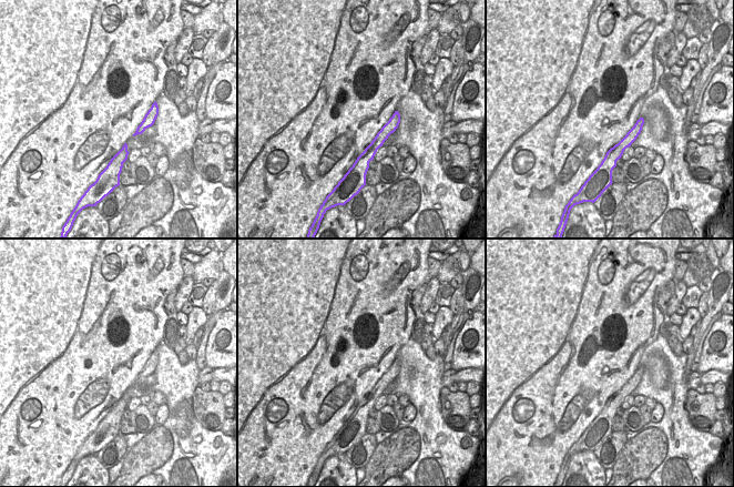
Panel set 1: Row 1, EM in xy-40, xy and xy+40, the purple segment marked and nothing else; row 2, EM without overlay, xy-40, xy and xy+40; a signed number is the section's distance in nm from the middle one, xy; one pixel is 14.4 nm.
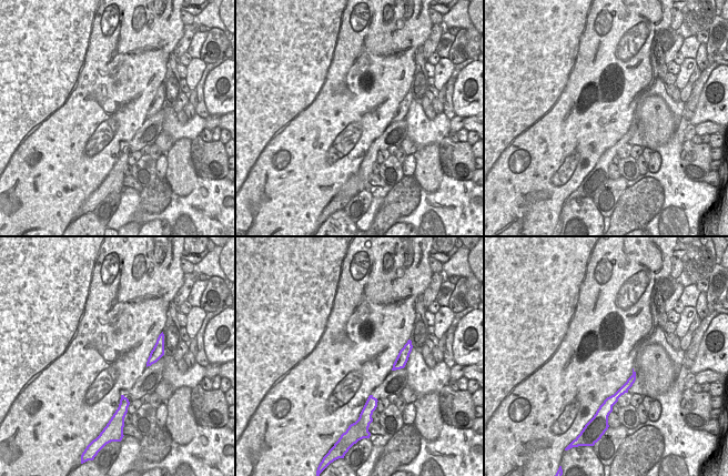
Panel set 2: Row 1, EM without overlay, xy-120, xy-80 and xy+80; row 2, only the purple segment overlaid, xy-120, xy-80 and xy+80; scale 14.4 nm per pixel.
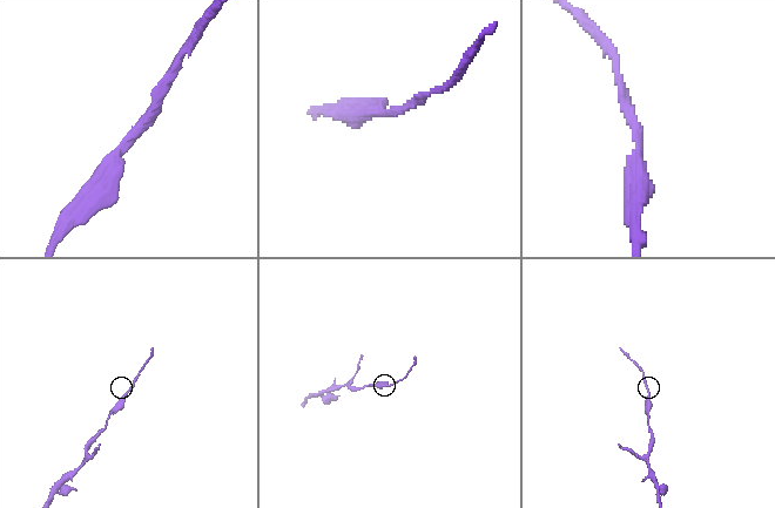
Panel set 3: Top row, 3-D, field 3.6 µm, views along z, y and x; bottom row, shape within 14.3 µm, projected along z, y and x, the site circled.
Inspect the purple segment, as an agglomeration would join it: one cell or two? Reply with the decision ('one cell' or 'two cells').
two cells

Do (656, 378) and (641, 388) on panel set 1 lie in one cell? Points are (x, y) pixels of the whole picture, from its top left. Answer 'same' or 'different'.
different

